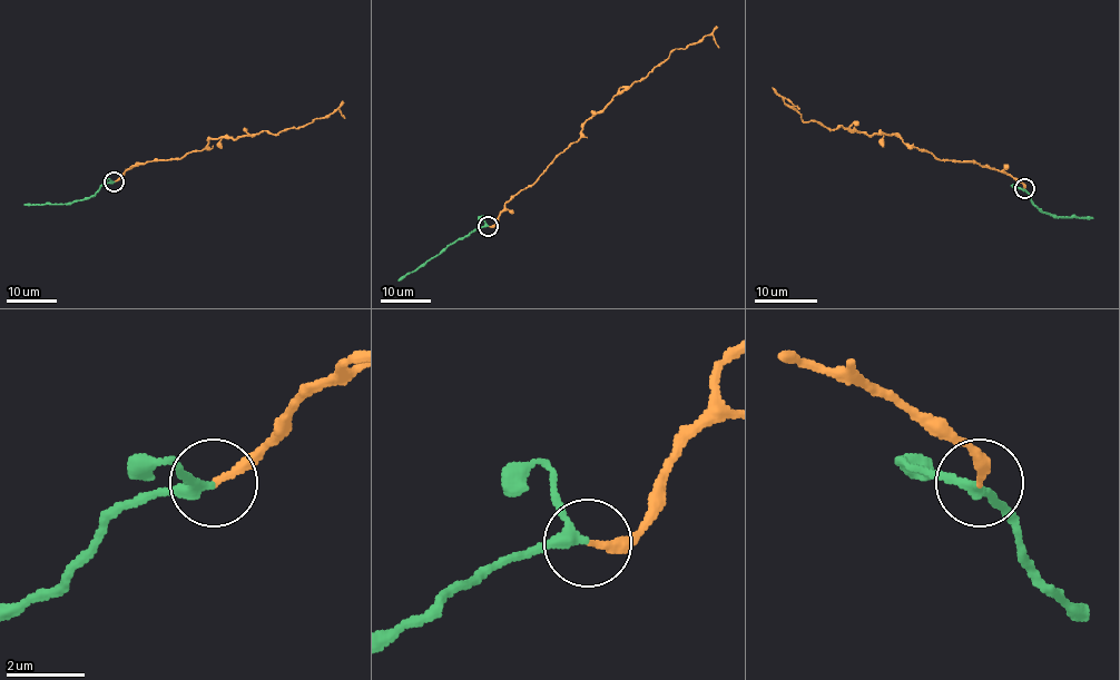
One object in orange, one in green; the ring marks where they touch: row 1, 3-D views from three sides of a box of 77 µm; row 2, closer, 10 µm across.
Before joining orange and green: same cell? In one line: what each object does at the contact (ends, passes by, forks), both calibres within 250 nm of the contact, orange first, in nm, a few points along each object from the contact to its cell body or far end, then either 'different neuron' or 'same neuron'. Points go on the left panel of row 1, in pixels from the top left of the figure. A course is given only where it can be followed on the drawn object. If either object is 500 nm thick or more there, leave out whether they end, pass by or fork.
orange ends there; green passes by; 200 nm thick on the orange side, 240 nm on the other; orange runs (114, 181), (131, 166), (204, 150), (209, 139), (254, 136), (266, 130), (278, 134), (337, 109), (345, 118); green runs (114, 181), (105, 183), (94, 195), (78, 200), (25, 205); same neuron

